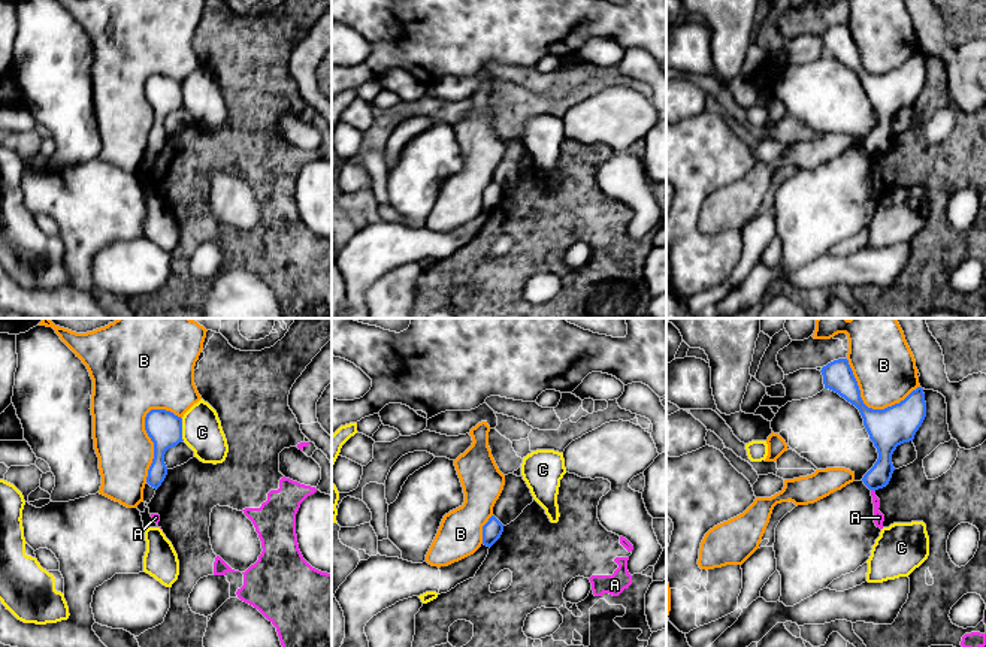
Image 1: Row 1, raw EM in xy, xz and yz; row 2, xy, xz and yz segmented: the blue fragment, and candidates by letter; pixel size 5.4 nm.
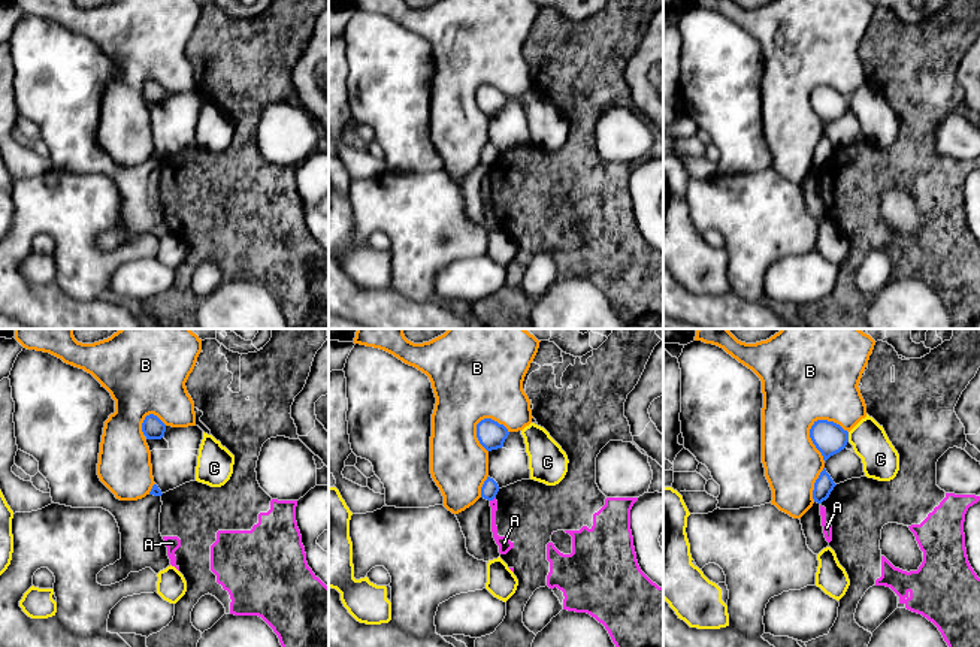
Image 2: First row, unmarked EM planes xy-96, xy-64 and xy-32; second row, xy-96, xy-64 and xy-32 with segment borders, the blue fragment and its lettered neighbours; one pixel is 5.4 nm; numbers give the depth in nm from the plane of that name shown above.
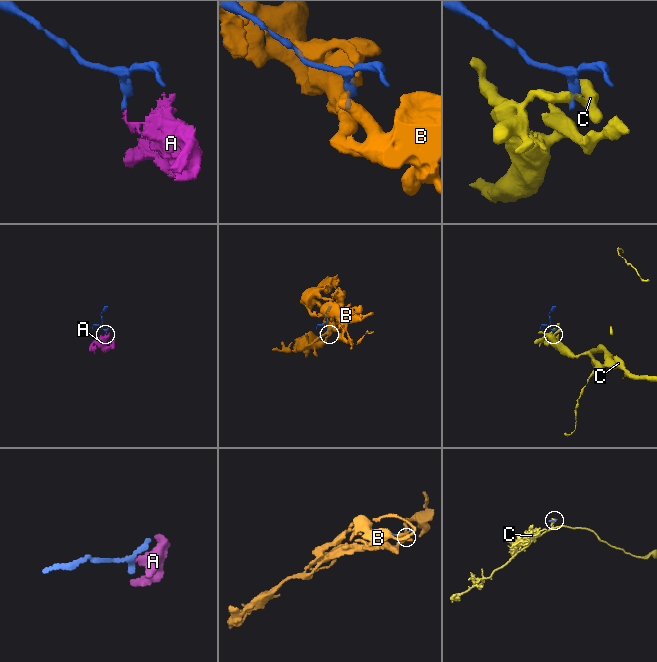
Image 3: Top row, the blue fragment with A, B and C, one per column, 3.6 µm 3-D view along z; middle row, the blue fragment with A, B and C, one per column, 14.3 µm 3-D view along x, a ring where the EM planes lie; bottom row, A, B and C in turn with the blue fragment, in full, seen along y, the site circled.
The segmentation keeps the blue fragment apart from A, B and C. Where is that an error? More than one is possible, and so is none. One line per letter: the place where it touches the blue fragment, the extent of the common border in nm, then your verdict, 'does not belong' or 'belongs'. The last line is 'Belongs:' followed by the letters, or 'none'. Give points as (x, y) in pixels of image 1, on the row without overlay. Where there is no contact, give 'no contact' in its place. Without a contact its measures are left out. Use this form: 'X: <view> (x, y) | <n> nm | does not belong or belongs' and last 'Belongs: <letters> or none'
A: yz (873, 154) | 30 nm | does not belong
B: xy (151, 105) | 420 nm | does not belong
C: xy (181, 94) | 120 nm | does not belong
Belongs: none

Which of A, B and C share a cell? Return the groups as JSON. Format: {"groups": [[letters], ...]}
{"groups": [["A"], ["B"], ["C"]]}

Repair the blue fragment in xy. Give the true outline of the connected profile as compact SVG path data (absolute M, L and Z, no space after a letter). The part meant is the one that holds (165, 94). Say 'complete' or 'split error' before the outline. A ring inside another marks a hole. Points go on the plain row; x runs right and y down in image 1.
complete; M151 75L145 82L145 96L154 108L154 124L146 148L158 154L167 140L164 120L182 108L182 84L166 75Z

